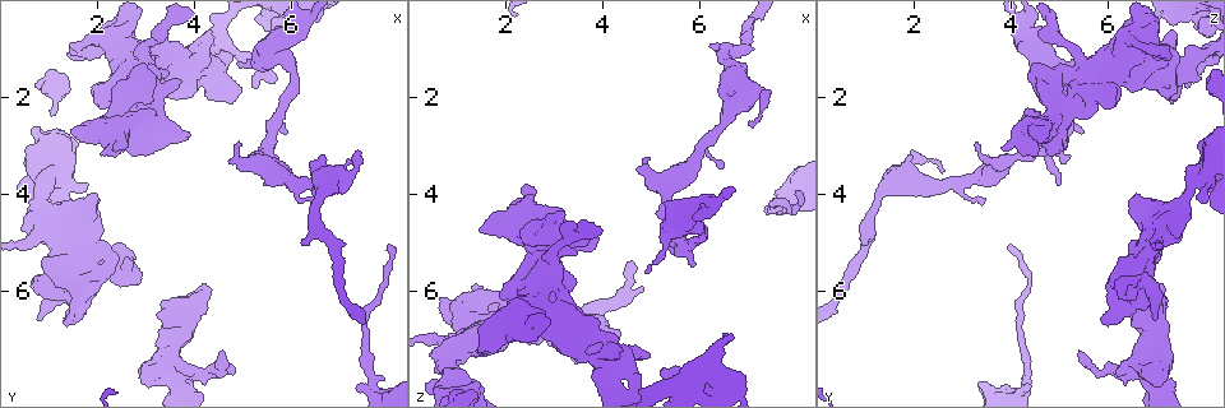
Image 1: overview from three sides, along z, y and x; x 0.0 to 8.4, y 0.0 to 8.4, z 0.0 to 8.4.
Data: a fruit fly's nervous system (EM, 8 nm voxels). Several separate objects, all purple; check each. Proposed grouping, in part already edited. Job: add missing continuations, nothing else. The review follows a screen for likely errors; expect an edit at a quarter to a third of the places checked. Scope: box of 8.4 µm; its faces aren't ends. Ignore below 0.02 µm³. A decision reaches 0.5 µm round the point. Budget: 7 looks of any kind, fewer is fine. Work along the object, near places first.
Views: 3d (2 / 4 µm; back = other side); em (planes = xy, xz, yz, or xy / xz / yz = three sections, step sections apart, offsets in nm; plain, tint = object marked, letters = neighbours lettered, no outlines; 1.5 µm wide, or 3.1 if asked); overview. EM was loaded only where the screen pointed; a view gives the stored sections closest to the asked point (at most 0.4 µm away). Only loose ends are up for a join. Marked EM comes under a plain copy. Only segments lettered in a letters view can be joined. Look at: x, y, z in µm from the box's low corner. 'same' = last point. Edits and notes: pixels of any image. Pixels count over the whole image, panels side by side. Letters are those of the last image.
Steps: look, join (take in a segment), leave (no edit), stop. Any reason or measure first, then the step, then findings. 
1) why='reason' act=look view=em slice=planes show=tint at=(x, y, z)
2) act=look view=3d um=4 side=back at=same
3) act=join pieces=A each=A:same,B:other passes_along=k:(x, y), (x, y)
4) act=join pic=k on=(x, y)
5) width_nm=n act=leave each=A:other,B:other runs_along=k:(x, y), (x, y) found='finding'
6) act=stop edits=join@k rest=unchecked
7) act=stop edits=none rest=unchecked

why='free end' act=look view=3d um=2 at=(3.45, 1.50, 5.25)

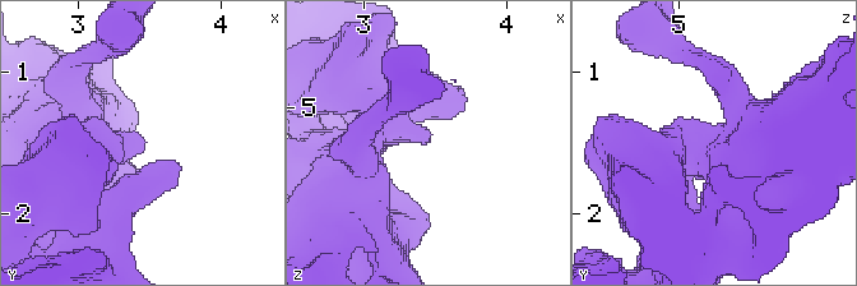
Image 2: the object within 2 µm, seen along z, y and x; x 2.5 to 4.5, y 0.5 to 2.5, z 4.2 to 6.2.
why='shape alone is not enough' act=look view=em slice=planes show=letters at=(3.44, 1.48, 5.22)

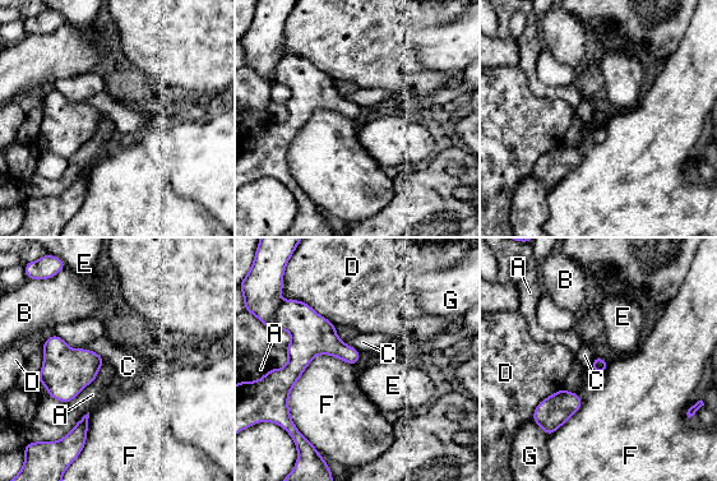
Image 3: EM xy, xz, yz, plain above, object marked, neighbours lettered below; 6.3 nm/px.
act=leave each=A:other,B:other,C:other,D:other,E:other,F:other,G:other found='none of them fits'

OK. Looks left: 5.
why='branch stops here' act=look view=3d um=4 at=(1.45, 1.20, 7.20)

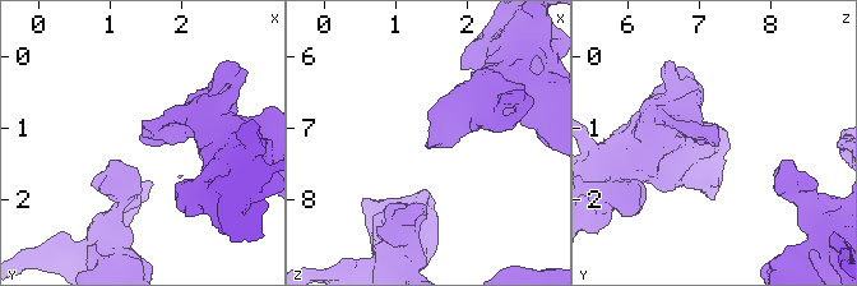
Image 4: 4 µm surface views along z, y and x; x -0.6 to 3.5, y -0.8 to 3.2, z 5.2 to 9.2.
why='shape alone is not enough' act=look view=em slice=xy step=4 show=letters at=(1.50, 1.20, 7.20)

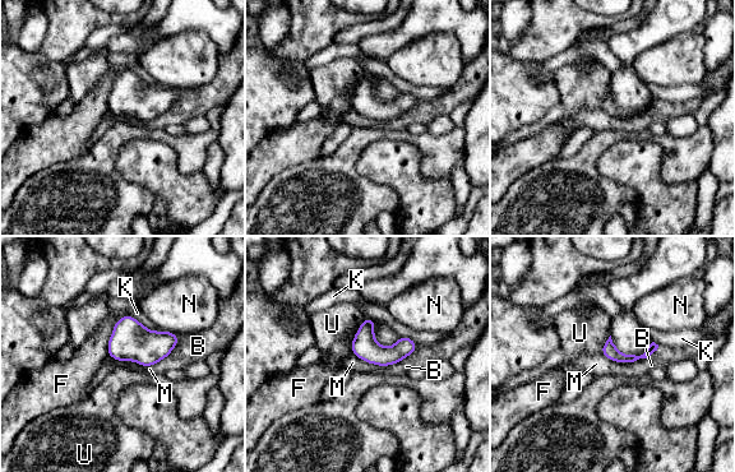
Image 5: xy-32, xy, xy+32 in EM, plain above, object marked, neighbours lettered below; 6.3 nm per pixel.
act=leave each=B:other,F:other,K:other,M:other,N:other,U:other found='none of them fits'

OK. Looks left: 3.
why='thick end' act=look view=3d um=4 at=(4.30, 5.95, 7.15)

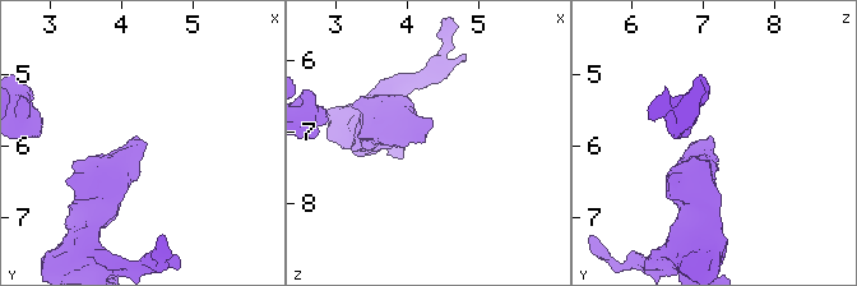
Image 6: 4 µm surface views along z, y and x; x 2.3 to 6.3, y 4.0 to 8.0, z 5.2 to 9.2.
why='shape alone is not enough' act=look view=em um=3.1 slice=planes show=letters at=(4.25, 5.90, 7.10)

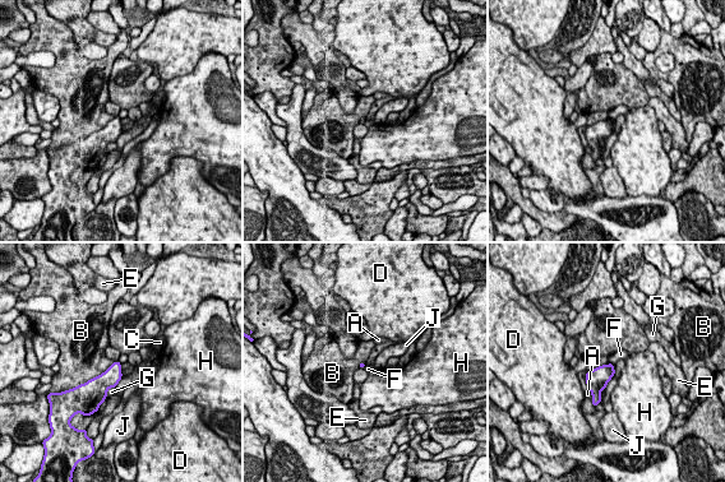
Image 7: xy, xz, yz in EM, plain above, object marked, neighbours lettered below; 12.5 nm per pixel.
act=leave each=A:other,B:other,C:other,D:other,E:other,F:other,G:other,H:other,J:other border=7:(609, 362), (614, 365) found='no lettered segment goes on from it'

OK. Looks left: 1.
act=stop edits=none rest=unchecked

